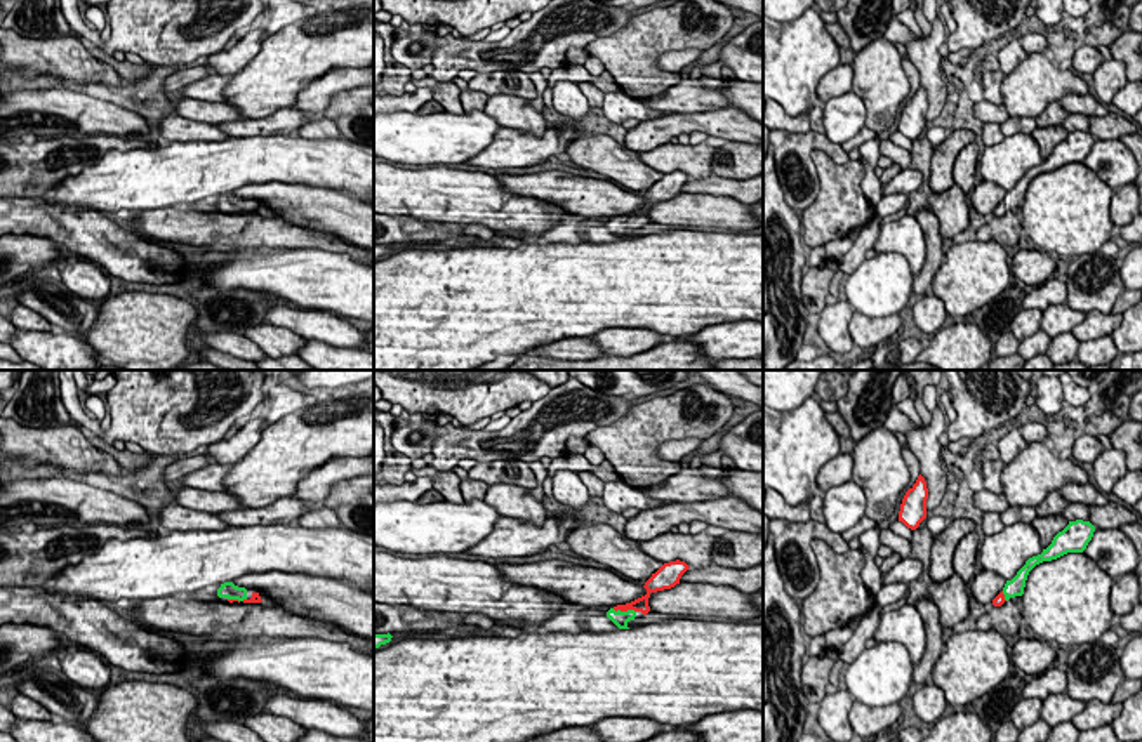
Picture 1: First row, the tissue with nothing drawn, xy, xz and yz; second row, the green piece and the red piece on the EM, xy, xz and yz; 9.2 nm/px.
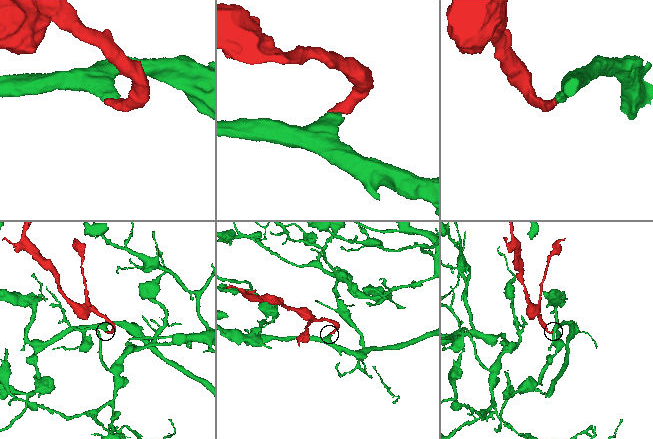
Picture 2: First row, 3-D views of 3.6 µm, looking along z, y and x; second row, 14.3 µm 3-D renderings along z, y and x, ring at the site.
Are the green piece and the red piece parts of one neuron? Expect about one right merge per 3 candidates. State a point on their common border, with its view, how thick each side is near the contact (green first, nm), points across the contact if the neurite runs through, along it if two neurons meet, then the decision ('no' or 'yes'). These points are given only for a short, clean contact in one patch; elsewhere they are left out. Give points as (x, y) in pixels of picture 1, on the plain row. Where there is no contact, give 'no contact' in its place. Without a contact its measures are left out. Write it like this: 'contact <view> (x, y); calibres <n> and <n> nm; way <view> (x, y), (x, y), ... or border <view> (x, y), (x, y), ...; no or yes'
contact xz (624, 223); calibres 140 and 130 nm; way xz (621, 230), (624, 223), (642, 214); yes

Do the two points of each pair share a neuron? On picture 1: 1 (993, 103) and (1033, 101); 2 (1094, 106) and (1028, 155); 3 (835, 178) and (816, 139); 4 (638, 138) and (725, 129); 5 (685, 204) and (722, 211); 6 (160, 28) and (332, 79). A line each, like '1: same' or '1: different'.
1: same
2: different
3: different
4: same
5: same
6: different

